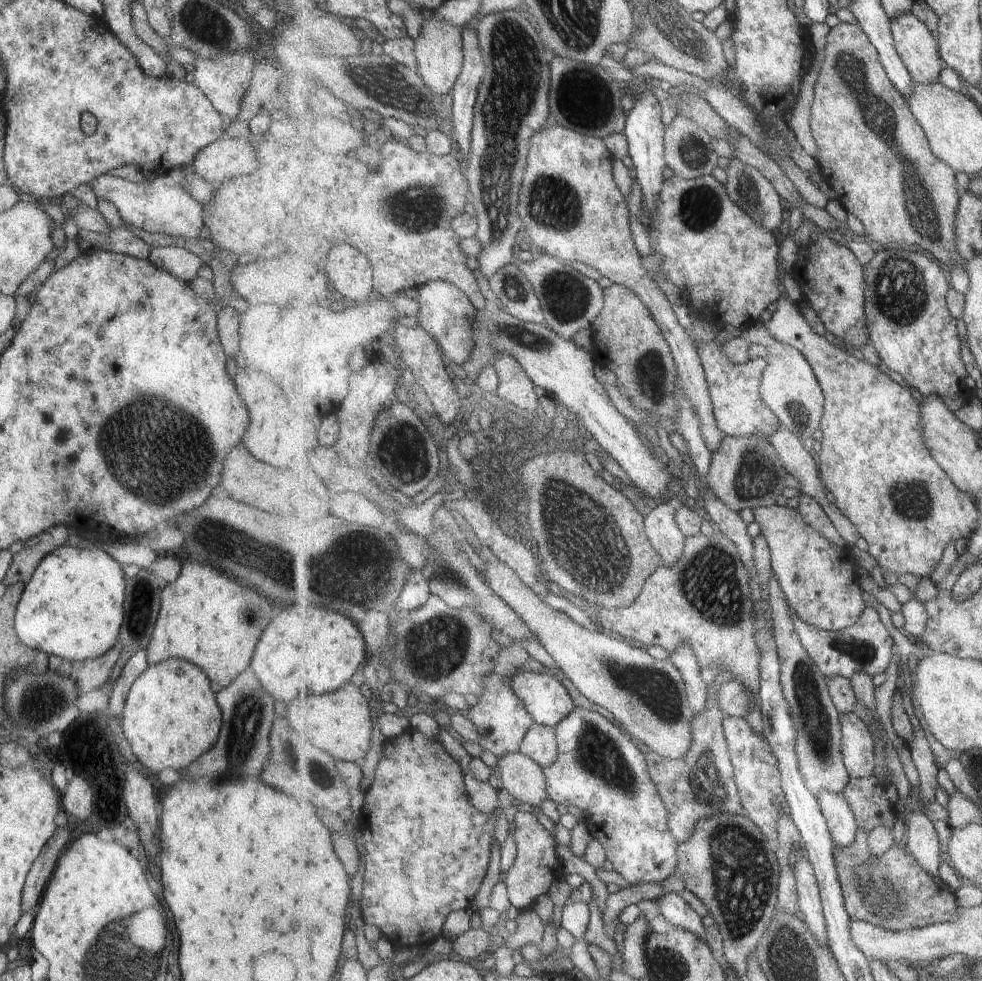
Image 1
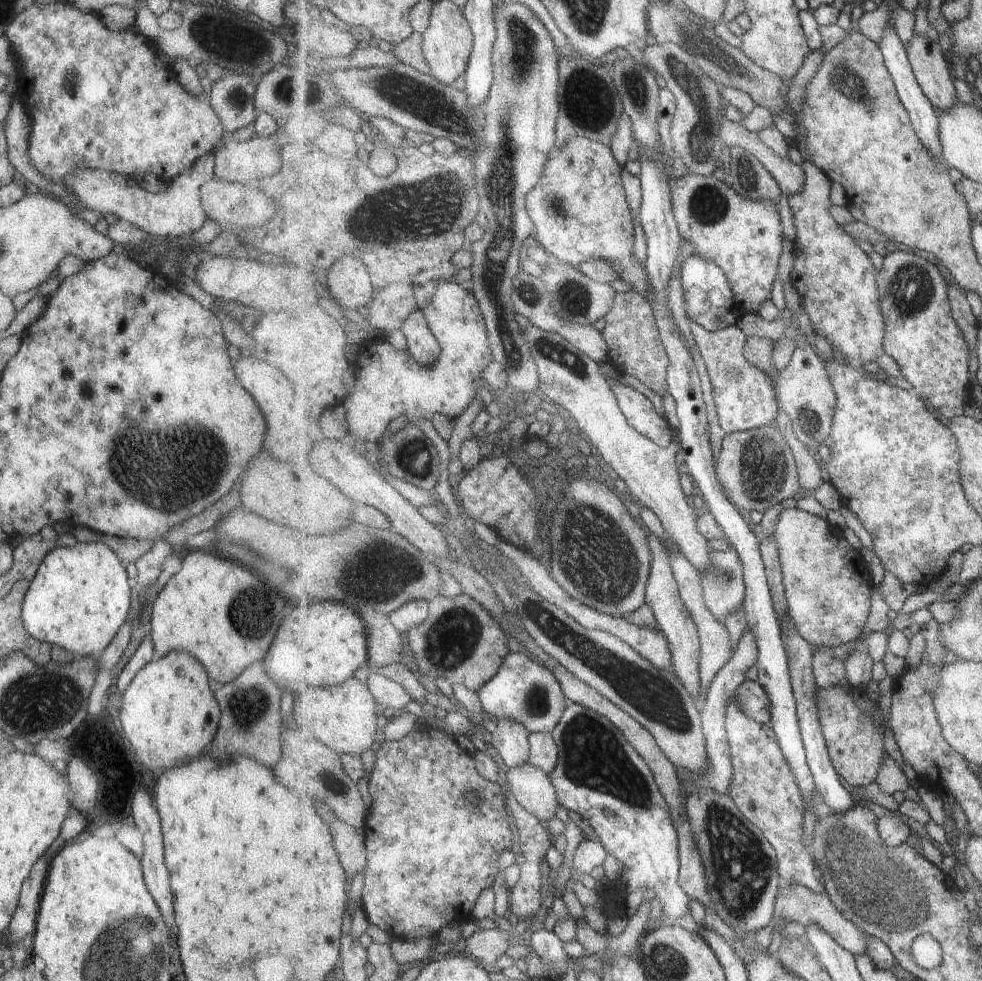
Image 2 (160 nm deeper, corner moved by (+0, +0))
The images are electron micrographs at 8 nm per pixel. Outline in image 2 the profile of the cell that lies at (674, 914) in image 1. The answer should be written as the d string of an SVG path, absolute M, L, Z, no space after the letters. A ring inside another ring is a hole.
M579 703L567 706L552 735L560 748L560 759L549 776L555 785L560 805L588 820L608 853L629 869L621 878L628 892L646 886L648 894L660 898L665 916L685 916L689 912L691 898L680 883L680 836L652 768L608 718Z

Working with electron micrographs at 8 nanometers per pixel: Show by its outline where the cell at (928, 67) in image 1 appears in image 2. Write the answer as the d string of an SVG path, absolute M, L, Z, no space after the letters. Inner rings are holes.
M916 34L907 48L921 88L938 112L949 112L957 106L955 78L947 64L949 56L943 54L937 41Z

